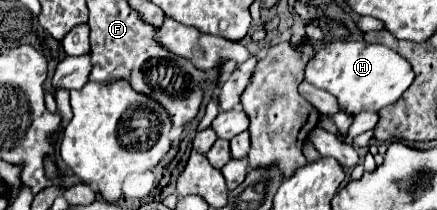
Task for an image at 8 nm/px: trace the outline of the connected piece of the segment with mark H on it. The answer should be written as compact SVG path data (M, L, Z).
M324 42L320 50L306 64L306 78L316 88L330 92L340 110L356 116L360 112L378 112L384 106L394 104L404 90L412 84L414 72L410 64L394 50L380 44L366 42Z

